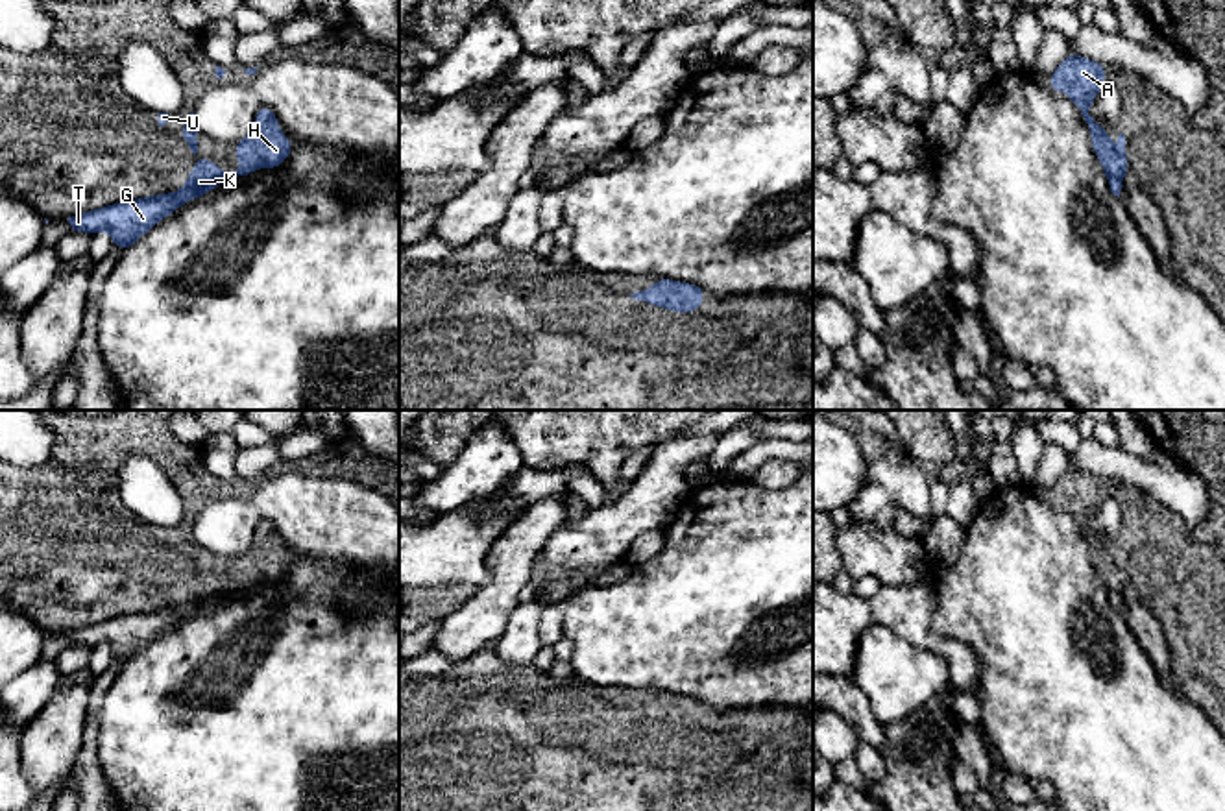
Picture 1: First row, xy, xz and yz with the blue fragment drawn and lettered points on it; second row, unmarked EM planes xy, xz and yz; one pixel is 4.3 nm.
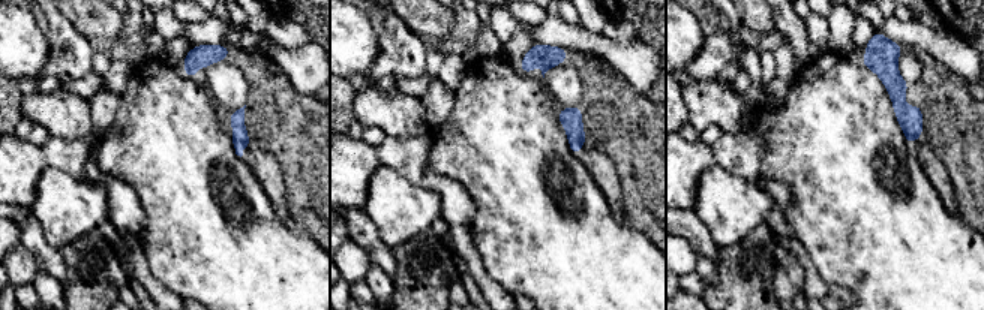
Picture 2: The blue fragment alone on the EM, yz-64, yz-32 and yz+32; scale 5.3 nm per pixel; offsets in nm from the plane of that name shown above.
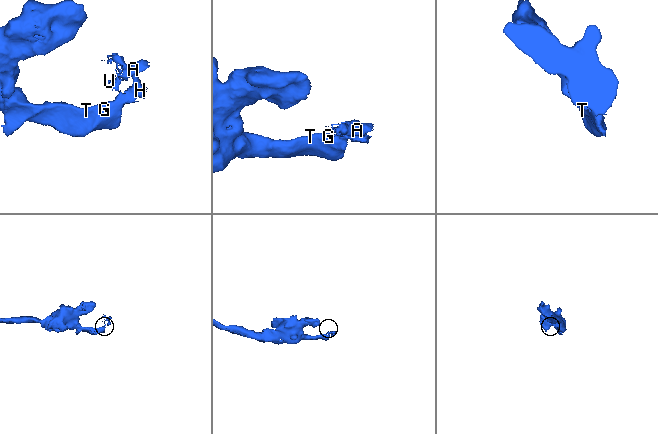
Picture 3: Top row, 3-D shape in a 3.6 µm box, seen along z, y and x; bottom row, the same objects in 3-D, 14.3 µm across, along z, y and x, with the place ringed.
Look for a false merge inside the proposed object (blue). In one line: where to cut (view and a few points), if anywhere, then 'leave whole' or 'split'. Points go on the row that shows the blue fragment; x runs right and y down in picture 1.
cut in xz along (649, 289), (664, 290), (669, 298); split

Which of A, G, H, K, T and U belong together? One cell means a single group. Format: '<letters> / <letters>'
A H U / G K T

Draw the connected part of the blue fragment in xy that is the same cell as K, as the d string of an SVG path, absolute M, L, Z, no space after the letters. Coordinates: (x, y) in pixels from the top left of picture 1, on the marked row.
M198 155L198 164L188 172L187 185L177 192L120 201L109 207L76 214L67 220L74 231L89 235L107 229L113 236L113 246L118 246L122 253L153 225L157 225L159 220L177 211L183 203L207 194L211 188L227 179L248 176L257 168L257 164L246 166L242 163L238 170L224 174L218 164L212 164L207 157Z

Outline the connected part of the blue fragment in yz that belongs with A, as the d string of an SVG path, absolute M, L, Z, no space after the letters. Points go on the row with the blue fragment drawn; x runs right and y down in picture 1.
M1068 52L1059 68L1049 76L1048 87L1055 94L1059 94L1061 89L1068 92L1068 98L1077 105L1077 109L1085 116L1085 122L1088 124L1092 137L1092 150L1096 157L1105 168L1107 166L1105 157L1109 153L1116 153L1118 174L1120 177L1123 177L1129 172L1123 133L1118 135L1118 146L1110 150L1109 148L1110 139L1107 135L1107 129L1088 115L1088 107L1094 102L1096 94L1099 92L1107 74L1109 70L1101 63Z

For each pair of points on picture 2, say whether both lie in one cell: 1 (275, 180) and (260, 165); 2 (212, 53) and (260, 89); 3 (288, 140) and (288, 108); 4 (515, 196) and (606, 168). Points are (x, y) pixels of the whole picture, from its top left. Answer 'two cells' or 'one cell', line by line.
1: one cell
2: one cell
3: one cell
4: two cells

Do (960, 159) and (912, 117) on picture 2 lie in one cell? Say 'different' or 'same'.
same

